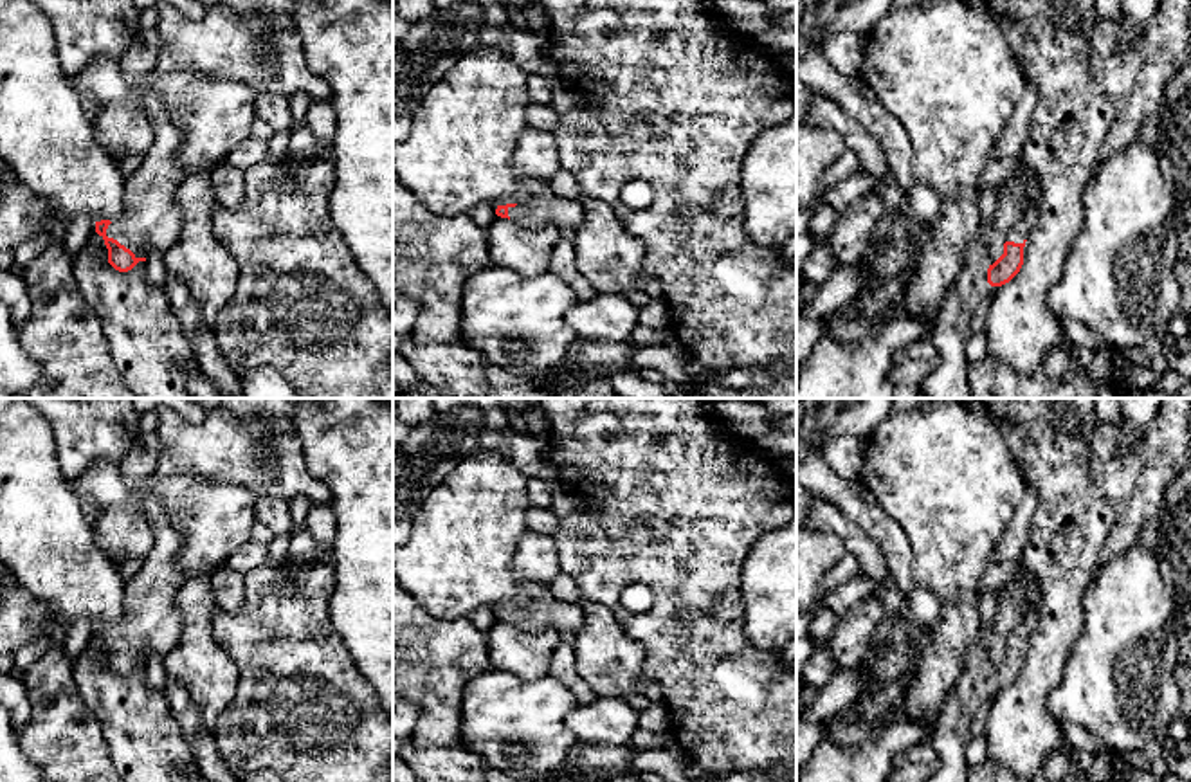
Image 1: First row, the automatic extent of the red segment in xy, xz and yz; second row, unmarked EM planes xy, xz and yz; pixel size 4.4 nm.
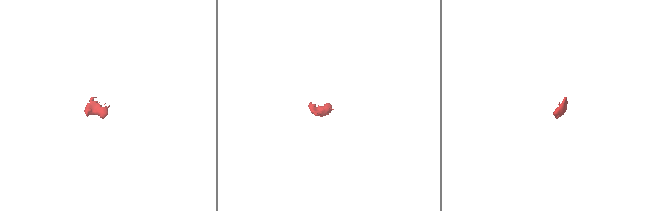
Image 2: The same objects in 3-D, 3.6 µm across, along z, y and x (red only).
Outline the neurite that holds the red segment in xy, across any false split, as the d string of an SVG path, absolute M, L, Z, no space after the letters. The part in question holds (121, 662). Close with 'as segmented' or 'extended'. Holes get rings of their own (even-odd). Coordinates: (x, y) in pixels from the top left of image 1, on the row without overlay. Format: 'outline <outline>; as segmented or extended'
outline M148 496L146 515L153 526L153 546L141 569L124 582L124 614L115 625L95 625L105 643L108 667L128 676L153 656L166 656L178 641L182 620L175 611L175 596L186 584L173 568L184 535L171 524L169 512L157 496Z; extended

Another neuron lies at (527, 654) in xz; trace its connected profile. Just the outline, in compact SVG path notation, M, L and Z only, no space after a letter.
M501 620L485 636L490 667L510 672L523 681L550 674L550 661L560 641L560 634L555 629L528 632Z

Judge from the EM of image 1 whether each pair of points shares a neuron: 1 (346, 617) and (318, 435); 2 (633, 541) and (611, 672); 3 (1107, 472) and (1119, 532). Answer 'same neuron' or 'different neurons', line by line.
1: same neuron
2: different neurons
3: same neuron

